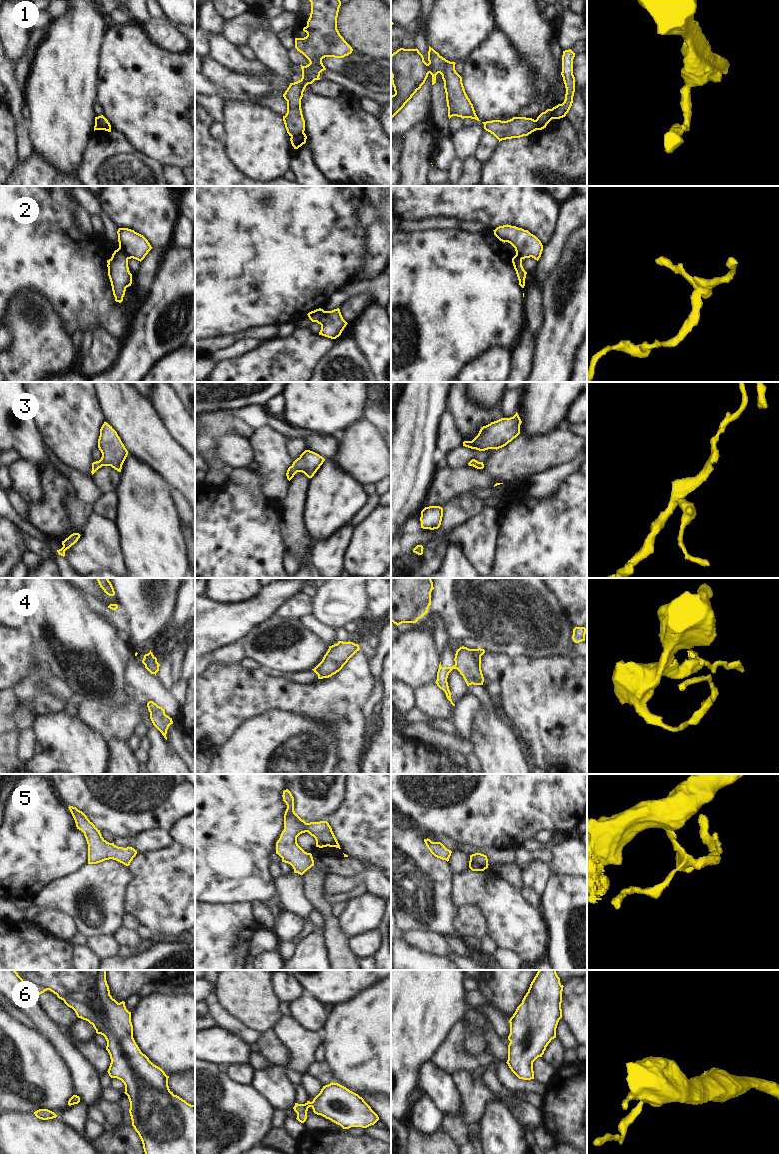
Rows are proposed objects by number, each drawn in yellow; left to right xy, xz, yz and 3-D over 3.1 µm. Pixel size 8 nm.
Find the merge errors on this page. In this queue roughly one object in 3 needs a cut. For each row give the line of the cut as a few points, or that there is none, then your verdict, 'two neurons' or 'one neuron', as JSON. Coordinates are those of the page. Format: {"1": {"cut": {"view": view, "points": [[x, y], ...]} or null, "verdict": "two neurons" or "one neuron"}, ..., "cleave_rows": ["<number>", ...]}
{"1": {"cut": {"view": "xz", "points": [[303, 132], [291, 137]]}, "verdict": "two neurons"}, "2": {"cut": {"view": "xy", "points": [[117, 249], [128, 258]]}, "verdict": "two neurons"}, "3": {"cut": null, "verdict": "one neuron"}, "4": {"cut": {"view": "yz", "points": [[454, 665], [455, 668]]}, "verdict": "two neurons"}, "5": {"cut": null, "verdict": "one neuron"}, "6": {"cut": null, "verdict": "one neuron"}, "cleave_rows": ["1", "2", "4"]}

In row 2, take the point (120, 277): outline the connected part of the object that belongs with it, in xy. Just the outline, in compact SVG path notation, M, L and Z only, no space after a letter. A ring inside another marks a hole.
M117 249L112 254L112 257L107 260L107 263L108 276L115 301L121 303L126 288L132 284L132 274L129 271L128 258L124 253Z

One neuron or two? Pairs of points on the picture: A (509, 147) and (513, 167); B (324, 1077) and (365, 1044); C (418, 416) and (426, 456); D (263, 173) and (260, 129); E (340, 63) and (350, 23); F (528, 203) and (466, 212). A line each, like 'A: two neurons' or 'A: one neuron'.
A: one neuron
B: two neurons
C: one neuron
D: one neuron
E: two neurons
F: one neuron

